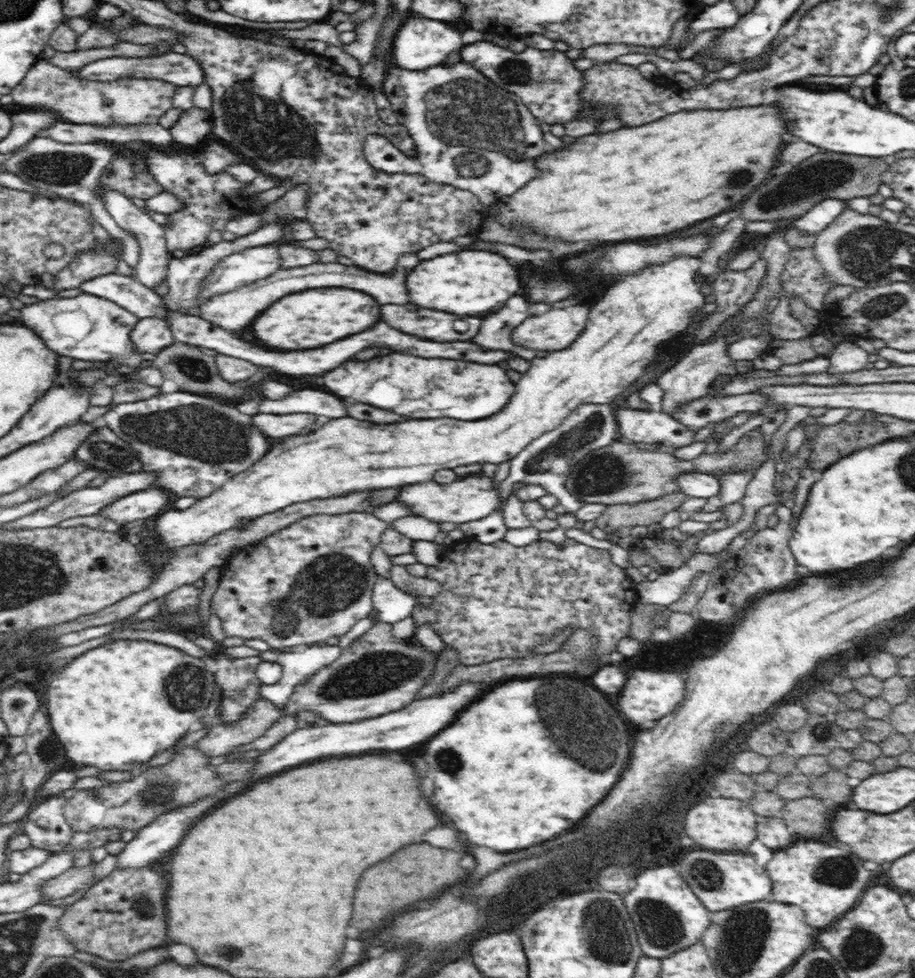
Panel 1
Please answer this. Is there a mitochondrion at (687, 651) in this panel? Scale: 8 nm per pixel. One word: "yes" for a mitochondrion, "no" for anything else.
no

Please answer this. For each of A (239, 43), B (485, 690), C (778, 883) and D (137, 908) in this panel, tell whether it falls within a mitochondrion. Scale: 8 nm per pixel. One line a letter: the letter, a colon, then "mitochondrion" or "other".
A: other
B: other
C: other
D: mitochondrion

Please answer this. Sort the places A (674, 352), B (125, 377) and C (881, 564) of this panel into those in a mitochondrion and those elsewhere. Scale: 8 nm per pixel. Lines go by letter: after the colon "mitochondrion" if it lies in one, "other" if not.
A: mitochondrion
B: other
C: other

